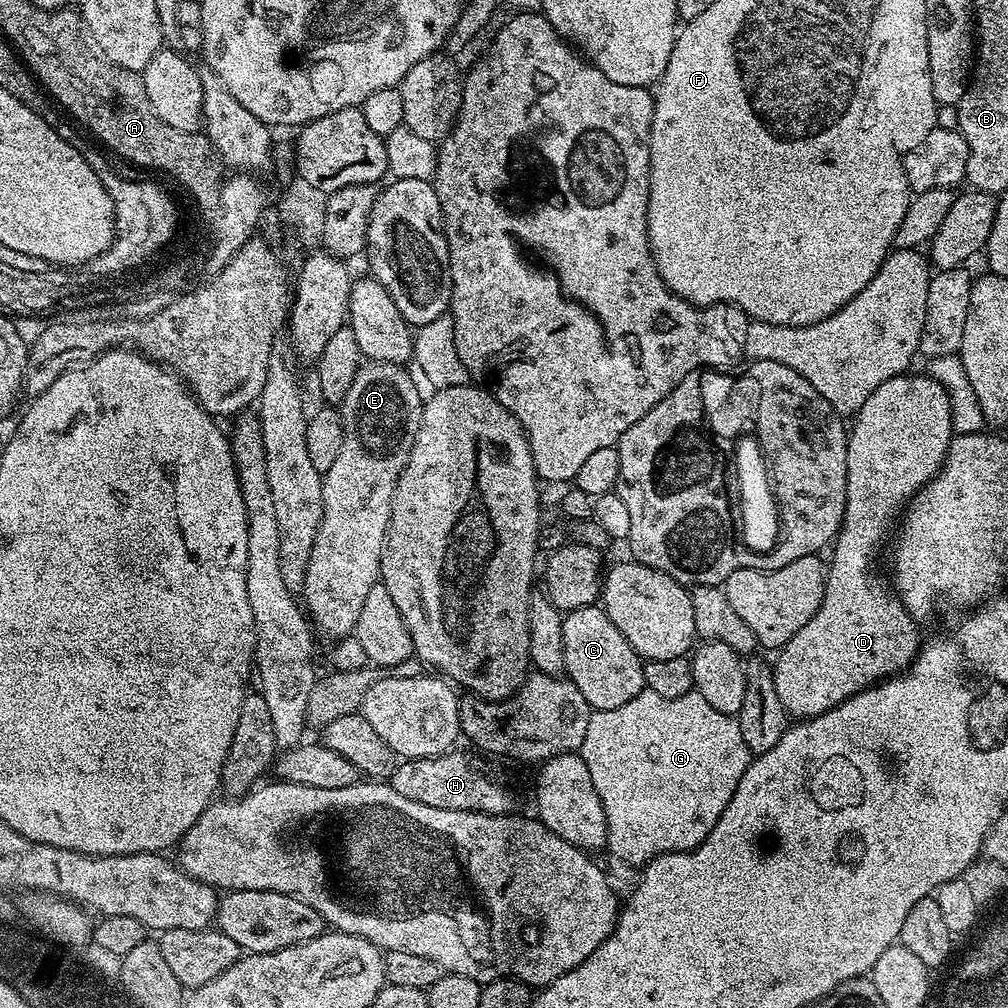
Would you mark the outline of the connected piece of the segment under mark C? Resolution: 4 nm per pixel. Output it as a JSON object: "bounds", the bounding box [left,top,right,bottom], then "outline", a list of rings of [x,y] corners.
{"bounds":[562,607,644,712],"outline":[[[603,607],[579,608],[564,616],[562,626],[562,646],[566,654],[564,672],[578,690],[582,690],[582,698],[598,712],[614,710],[630,702],[644,686],[644,660],[622,638],[622,630],[610,622]]]}

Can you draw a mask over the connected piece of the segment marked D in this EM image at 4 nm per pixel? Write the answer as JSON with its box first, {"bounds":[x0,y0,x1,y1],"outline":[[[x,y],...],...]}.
{"bounds":[774,374,954,718],"outline":[[[927,374],[912,375],[895,376],[882,382],[851,421],[846,450],[846,510],[840,533],[830,548],[832,561],[829,559],[826,564],[824,597],[814,618],[775,653],[774,690],[778,690],[778,698],[789,717],[811,718],[836,708],[863,688],[903,673],[920,653],[922,635],[916,629],[917,621],[899,595],[889,585],[889,589],[884,585],[882,577],[875,576],[876,568],[872,565],[872,559],[879,554],[888,531],[890,536],[902,509],[944,467],[954,435],[947,390]]]}

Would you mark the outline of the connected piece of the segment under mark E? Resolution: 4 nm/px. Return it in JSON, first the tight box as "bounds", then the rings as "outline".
{"bounds":[302,360,424,638],"outline":[[[377,360],[361,363],[360,369],[354,374],[350,390],[346,390],[346,398],[342,398],[338,405],[342,418],[342,446],[338,446],[338,458],[334,458],[330,470],[322,473],[322,522],[318,526],[318,538],[314,538],[314,550],[310,550],[310,566],[306,566],[306,582],[302,593],[303,607],[319,635],[320,632],[331,638],[353,635],[358,613],[366,603],[370,590],[379,581],[394,486],[398,486],[398,478],[410,458],[414,434],[418,434],[424,409],[422,395],[408,370],[402,364],[387,364]]]}

